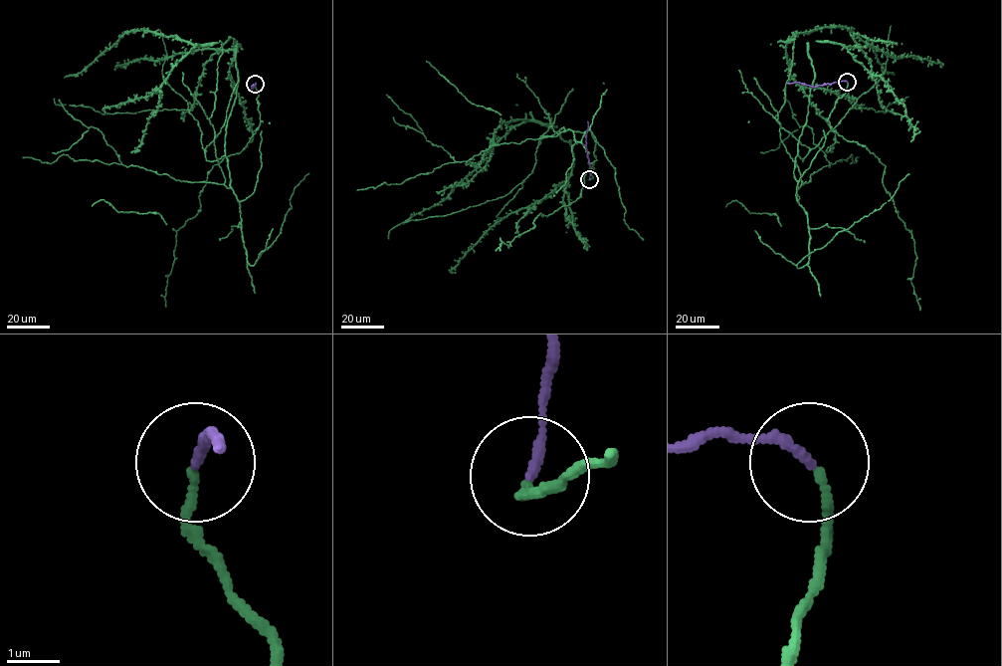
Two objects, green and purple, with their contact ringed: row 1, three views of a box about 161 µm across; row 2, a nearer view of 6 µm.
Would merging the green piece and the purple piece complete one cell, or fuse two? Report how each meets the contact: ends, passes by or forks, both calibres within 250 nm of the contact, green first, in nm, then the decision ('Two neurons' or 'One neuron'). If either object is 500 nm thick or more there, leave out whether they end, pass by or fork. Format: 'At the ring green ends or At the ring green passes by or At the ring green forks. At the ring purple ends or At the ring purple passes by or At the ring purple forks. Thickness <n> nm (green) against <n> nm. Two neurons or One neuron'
At the ring green ends. At the ring purple ends. Thickness 160 nm (green) against 190 nm. One neuron

